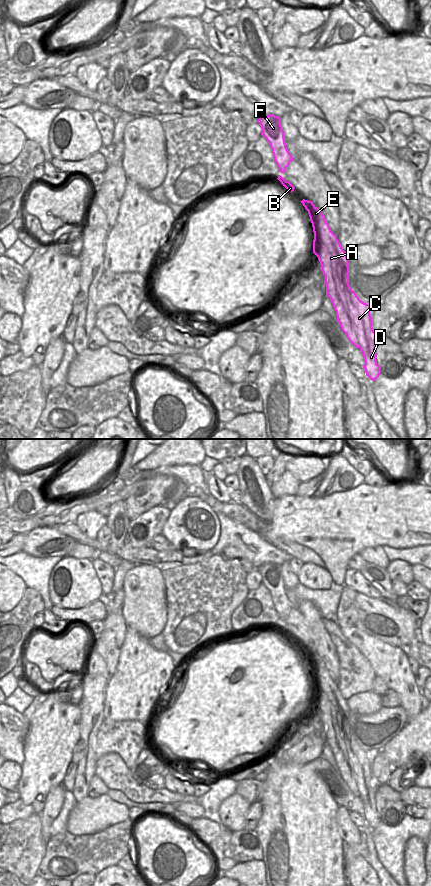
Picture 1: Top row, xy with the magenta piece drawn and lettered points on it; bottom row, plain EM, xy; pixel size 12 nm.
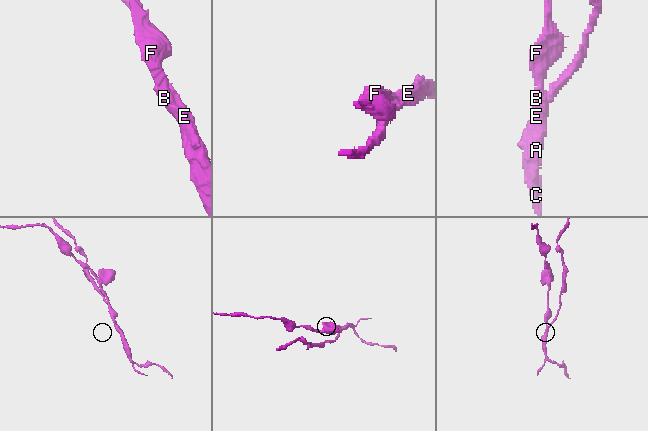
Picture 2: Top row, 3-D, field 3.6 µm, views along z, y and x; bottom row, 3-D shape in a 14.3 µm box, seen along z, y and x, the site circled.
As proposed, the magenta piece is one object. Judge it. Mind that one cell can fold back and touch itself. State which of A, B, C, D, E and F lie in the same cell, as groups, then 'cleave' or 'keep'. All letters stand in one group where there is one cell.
A E / B C D F | cleave

